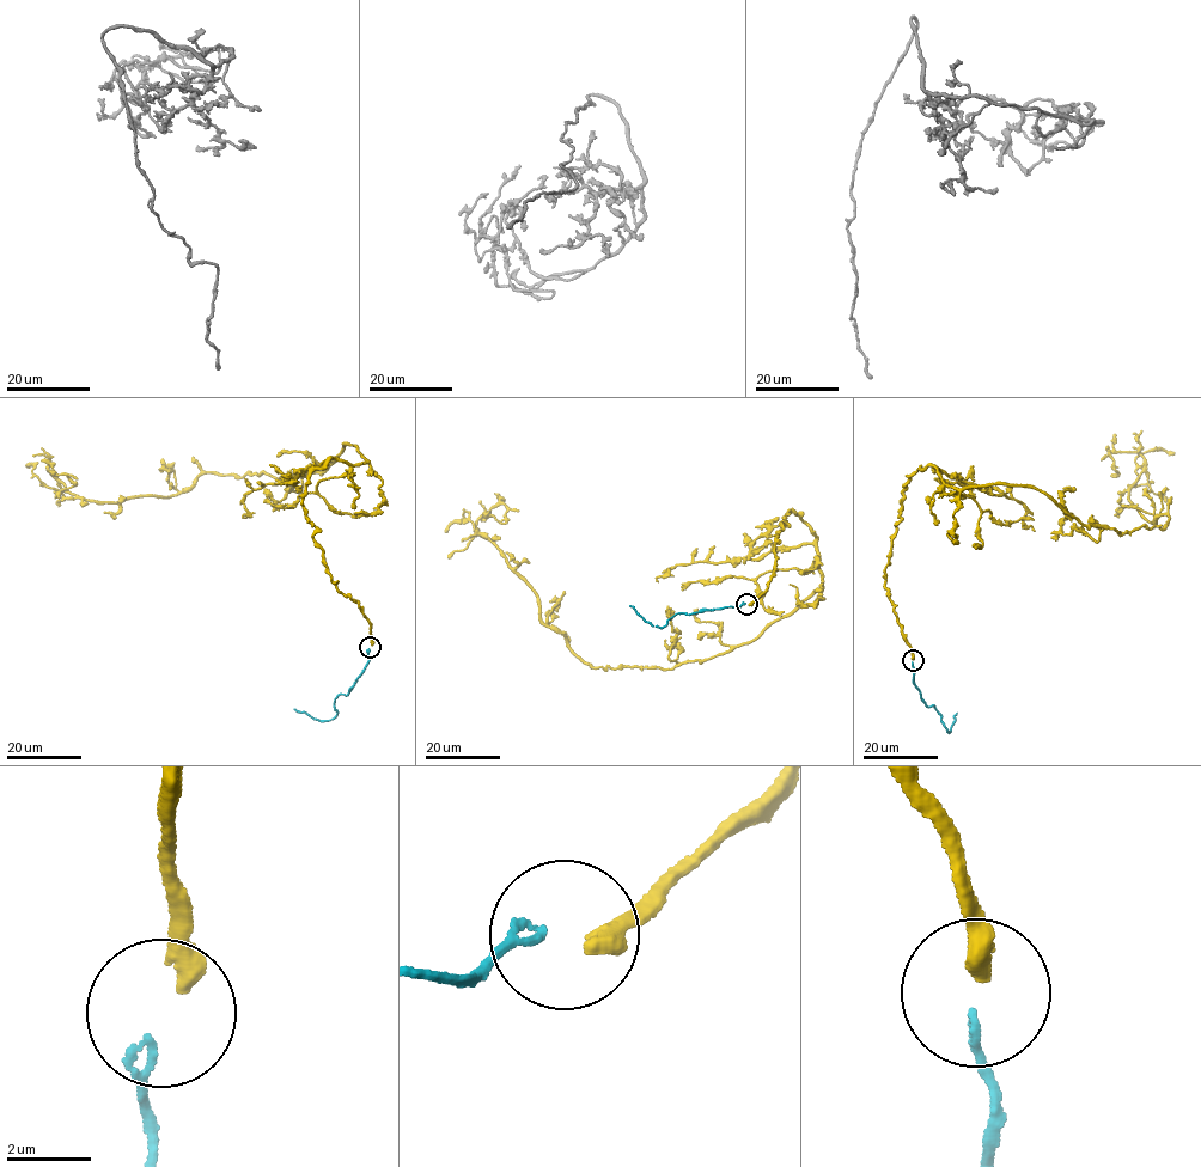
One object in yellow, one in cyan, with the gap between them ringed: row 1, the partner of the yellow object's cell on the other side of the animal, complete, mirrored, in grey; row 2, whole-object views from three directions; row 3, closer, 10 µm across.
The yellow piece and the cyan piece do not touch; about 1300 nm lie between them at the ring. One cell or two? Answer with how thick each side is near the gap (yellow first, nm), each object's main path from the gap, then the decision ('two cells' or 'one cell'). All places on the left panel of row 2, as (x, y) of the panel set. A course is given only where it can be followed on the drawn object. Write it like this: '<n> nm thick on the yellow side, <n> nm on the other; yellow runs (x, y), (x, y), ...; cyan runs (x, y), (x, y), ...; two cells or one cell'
460 nm thick on the yellow side, 200 nm on the other; yellow runs (371, 645), (302, 503), (354, 445), (115, 502), (48, 470), (59, 496); cyan runs (369, 648), (365, 668), (349, 692), (335, 698), (335, 716), (319, 720), (294, 708); two cells

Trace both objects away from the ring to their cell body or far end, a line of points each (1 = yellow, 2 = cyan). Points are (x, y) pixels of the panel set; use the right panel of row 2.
1: (913, 659), (884, 569), (919, 469), (1121, 533), (1168, 525), (1129, 501), (1140, 456), (1109, 453), (1110, 475)
2: (912, 661), (913, 682), (924, 703), (933, 704), (949, 733), (956, 713)

